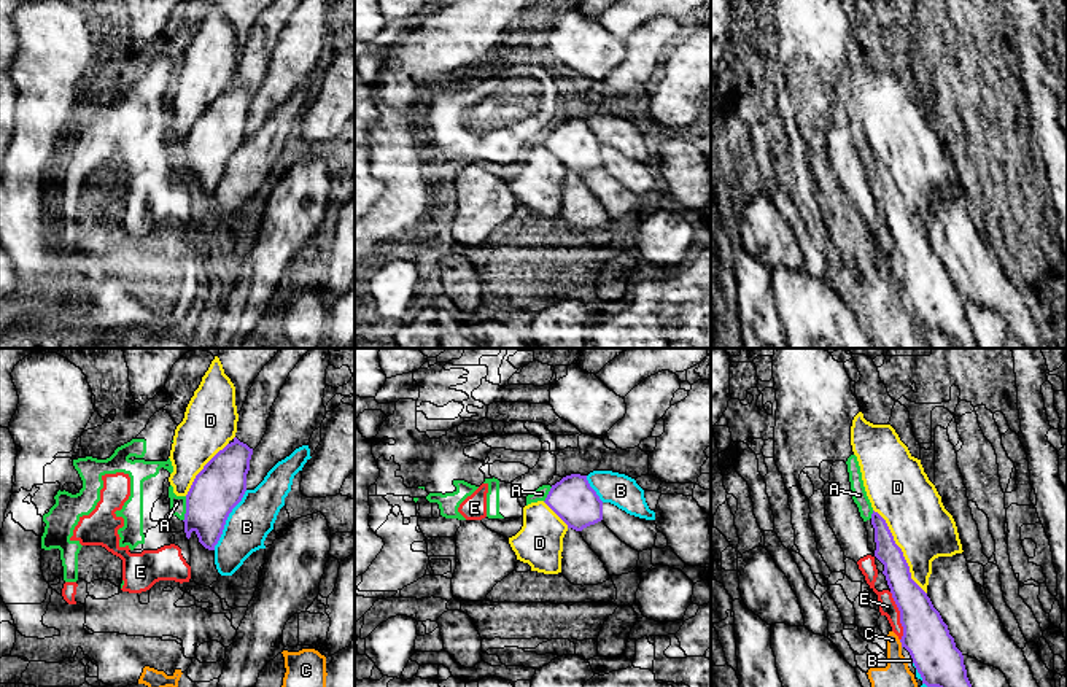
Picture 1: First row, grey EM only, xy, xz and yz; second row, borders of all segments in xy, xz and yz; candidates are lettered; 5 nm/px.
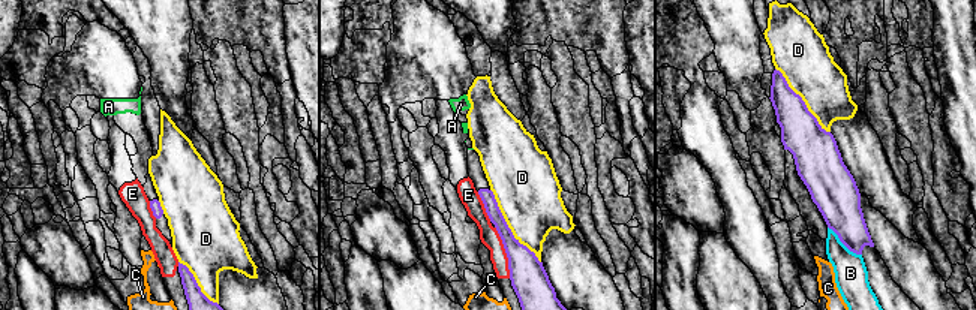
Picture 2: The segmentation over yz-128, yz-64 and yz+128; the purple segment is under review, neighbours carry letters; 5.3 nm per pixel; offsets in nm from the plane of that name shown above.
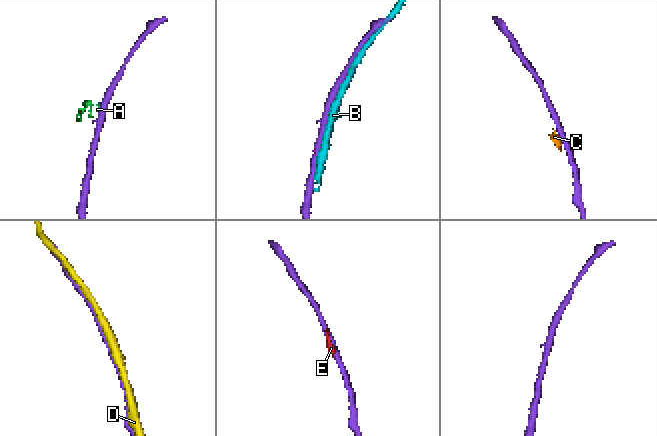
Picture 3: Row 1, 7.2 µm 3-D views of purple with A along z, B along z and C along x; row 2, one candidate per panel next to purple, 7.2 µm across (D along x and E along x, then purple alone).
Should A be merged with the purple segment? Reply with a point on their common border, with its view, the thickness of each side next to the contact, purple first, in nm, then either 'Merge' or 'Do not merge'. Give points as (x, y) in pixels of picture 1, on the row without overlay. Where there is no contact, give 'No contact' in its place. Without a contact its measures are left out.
Touches purple at xy (186, 153). Thickness 240 nm (purple) against 80 nm. Do not merge

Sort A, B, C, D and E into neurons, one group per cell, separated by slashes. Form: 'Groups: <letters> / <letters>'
Groups: A C E / B / D

